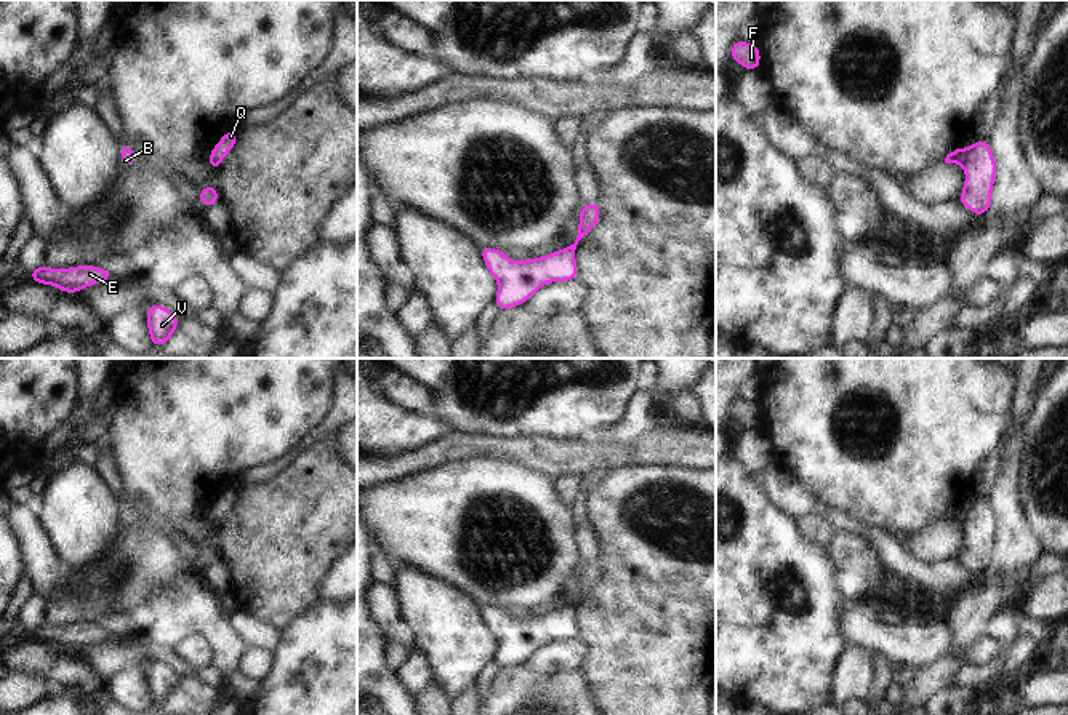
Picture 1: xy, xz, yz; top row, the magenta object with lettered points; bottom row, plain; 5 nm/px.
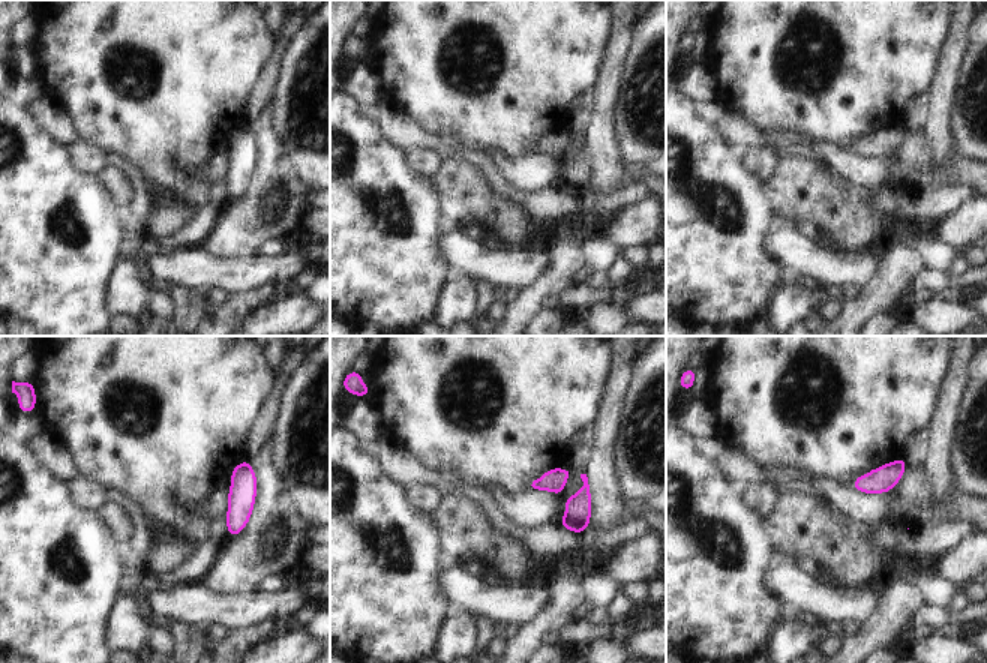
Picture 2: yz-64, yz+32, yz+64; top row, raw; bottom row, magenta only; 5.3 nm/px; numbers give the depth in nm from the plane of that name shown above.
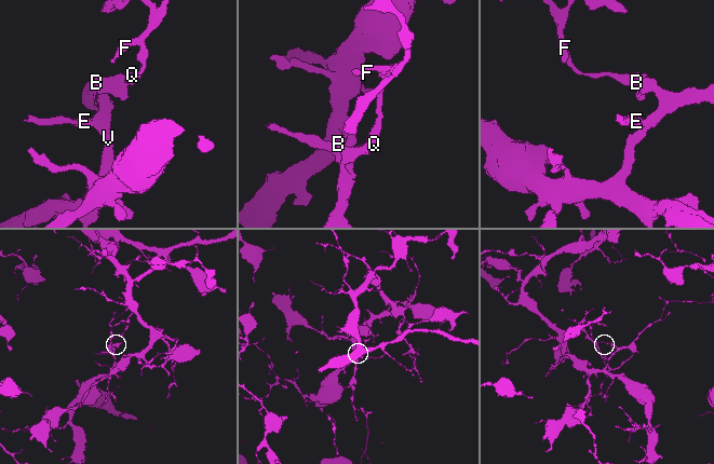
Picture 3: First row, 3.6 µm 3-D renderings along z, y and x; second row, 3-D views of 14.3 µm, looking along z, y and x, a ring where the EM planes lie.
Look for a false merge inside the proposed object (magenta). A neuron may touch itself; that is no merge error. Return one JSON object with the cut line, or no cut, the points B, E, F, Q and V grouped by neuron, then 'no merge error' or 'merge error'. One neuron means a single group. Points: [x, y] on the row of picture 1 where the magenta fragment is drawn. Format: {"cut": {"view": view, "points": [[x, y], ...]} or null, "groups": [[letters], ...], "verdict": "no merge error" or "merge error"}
{"cut": {"view": "yz", "points": [[969, 149], [961, 165]]}, "groups": [["B", "E", "V"], ["F", "Q"]], "verdict": "merge error"}

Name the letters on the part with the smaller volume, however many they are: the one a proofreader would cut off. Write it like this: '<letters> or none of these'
F, Q

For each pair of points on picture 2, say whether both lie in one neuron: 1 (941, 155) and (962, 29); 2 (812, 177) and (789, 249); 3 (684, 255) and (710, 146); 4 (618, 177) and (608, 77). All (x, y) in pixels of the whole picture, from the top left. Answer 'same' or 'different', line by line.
1: same
2: different
3: same
4: same

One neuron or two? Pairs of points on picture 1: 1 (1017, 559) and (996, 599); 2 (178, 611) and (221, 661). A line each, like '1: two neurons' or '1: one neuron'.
1: one neuron
2: one neuron

